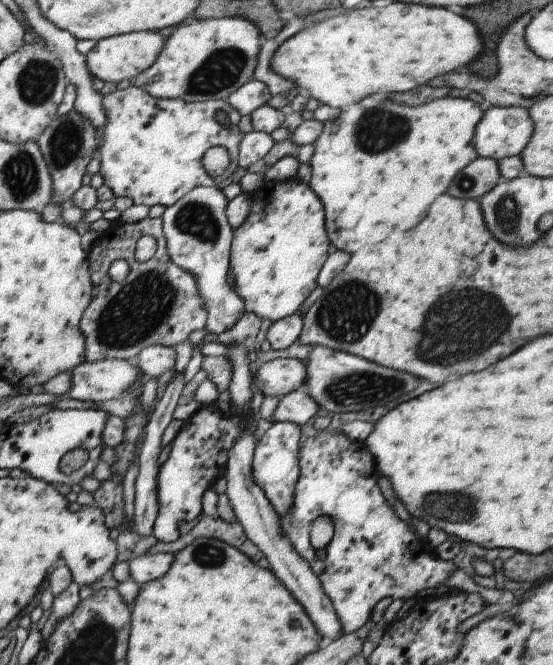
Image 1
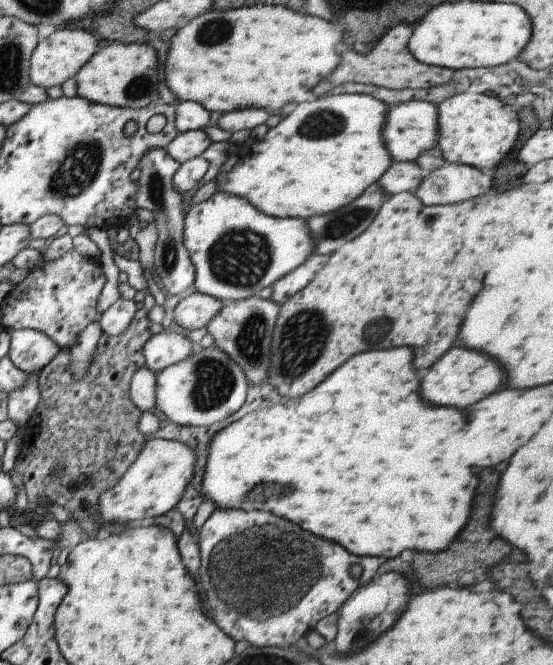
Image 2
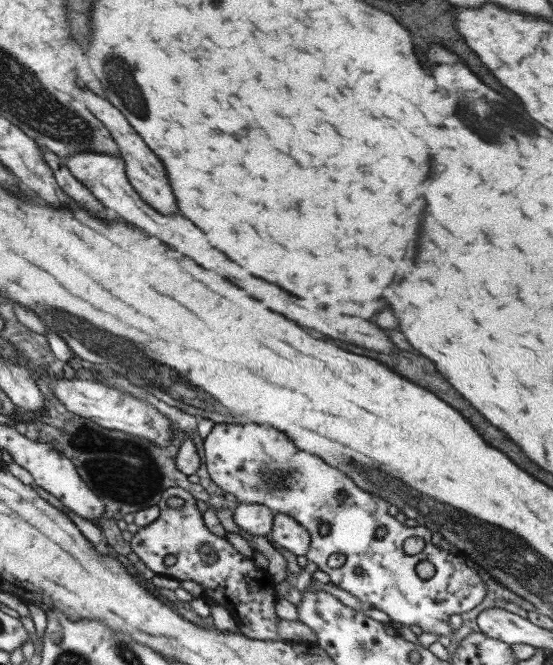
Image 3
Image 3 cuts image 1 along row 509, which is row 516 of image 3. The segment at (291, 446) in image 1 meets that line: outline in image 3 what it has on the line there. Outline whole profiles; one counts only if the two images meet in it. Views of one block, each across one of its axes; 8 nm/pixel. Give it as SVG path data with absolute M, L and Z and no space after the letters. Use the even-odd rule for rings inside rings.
M273 512L273 514L275 514L273 528L269 534L273 538L273 544L289 550L293 556L305 556L309 550L309 542L311 542L309 532L289 514L285 512Z

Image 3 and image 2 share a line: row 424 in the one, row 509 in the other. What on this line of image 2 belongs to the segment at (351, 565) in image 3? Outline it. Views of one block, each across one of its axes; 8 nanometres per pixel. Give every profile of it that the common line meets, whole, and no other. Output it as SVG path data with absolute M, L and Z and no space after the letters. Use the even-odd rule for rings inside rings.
M215 508L209 518L203 522L201 526L201 532L199 532L199 558L201 558L201 564L199 564L199 580L201 580L201 588L203 588L203 604L205 604L205 610L207 614L215 620L215 624L227 632L227 636L231 636L235 642L237 640L247 640L251 644L251 648L291 648L295 646L301 638L305 638L313 628L315 624L329 616L329 614L335 614L341 604L345 604L345 600L351 596L351 592L357 590L357 586L361 582L371 582L373 574L377 572L381 560L379 558L361 558L361 556L353 556L349 552L345 552L339 544L333 544L333 542L327 542L323 538L315 538L311 536L309 532L301 532L303 528L299 528L297 524L291 524L289 520L283 520L279 516L273 516L271 512L265 512L265 510L255 510L255 508L249 508L249 510L221 510L221 508ZM351 566L361 566L361 574L357 578L353 578L349 574L349 568Z

